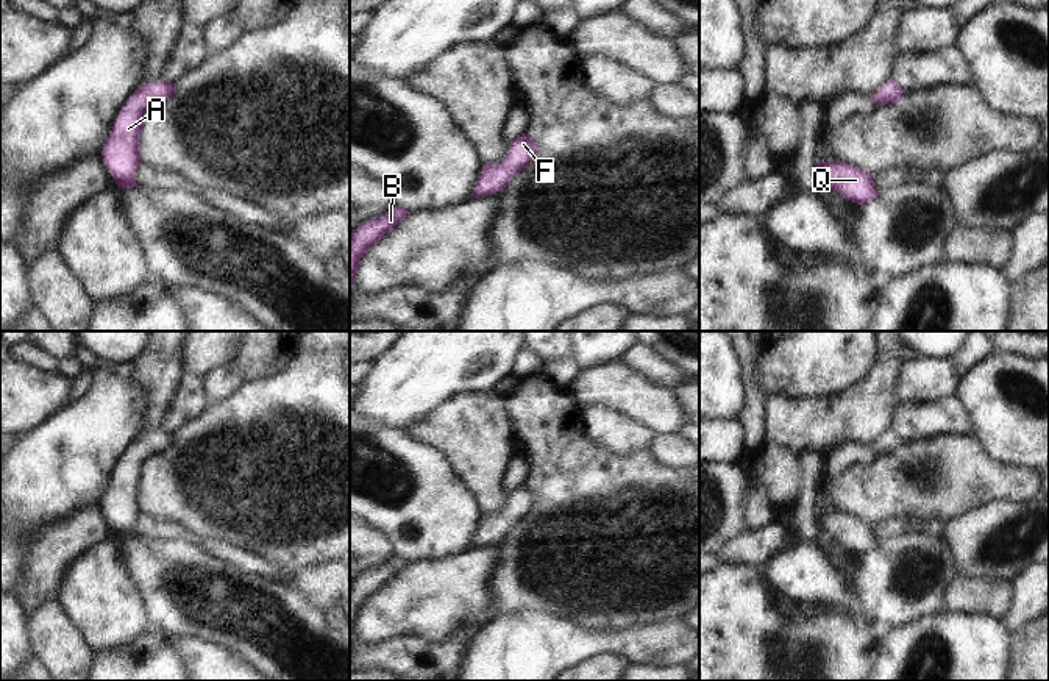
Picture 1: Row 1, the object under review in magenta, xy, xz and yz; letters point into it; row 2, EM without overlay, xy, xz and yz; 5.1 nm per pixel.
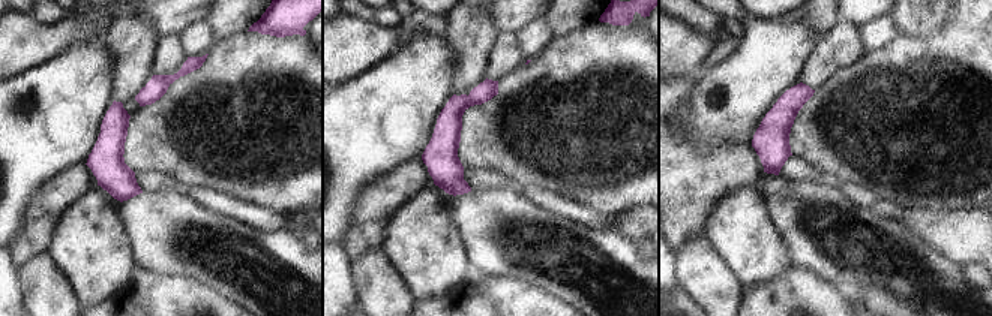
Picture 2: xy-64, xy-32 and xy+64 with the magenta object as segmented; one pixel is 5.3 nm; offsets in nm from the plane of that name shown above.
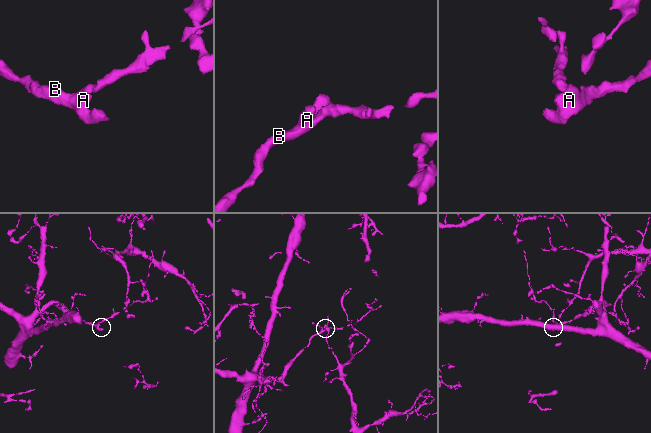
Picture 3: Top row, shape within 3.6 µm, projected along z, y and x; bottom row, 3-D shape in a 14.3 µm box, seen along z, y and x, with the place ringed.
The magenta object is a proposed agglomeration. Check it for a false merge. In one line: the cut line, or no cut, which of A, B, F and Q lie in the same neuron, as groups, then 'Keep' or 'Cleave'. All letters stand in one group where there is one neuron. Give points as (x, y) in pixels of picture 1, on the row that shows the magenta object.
No split. Groups: A B F Q. Keep.

